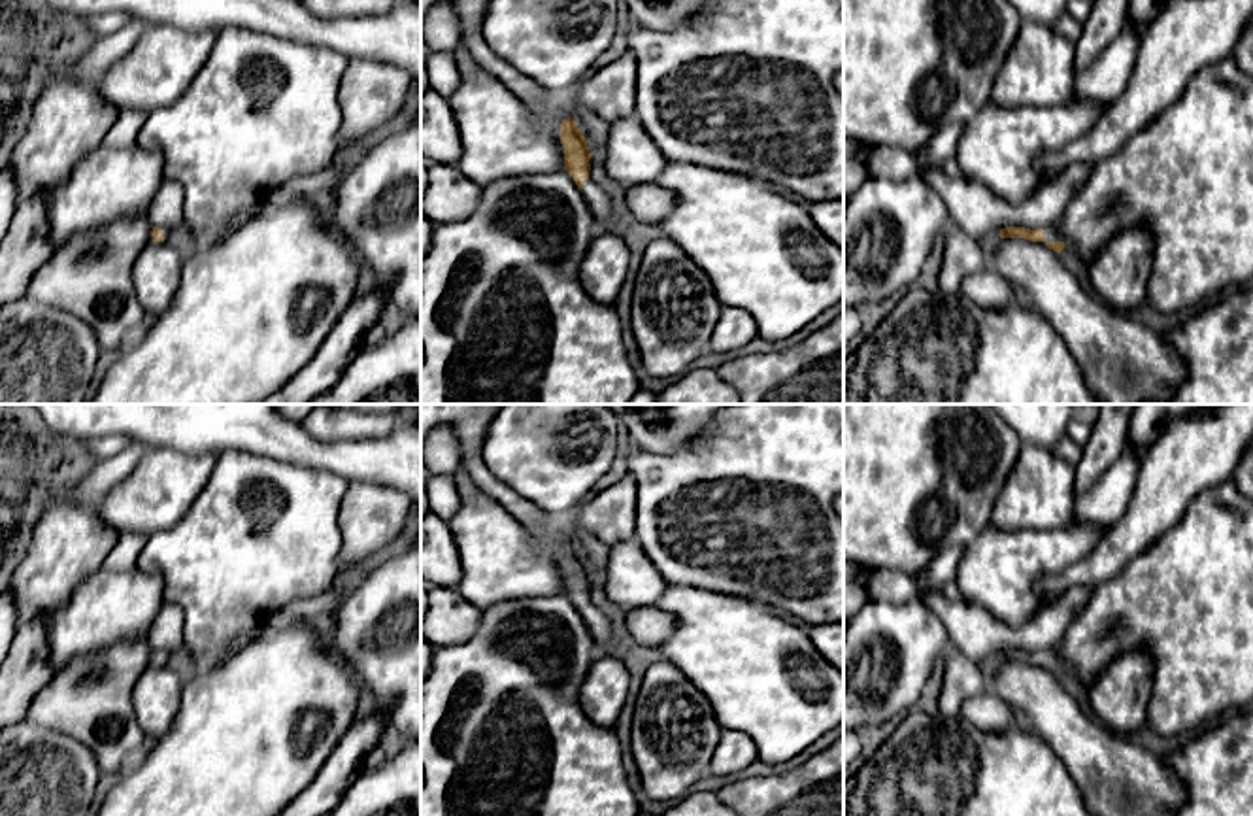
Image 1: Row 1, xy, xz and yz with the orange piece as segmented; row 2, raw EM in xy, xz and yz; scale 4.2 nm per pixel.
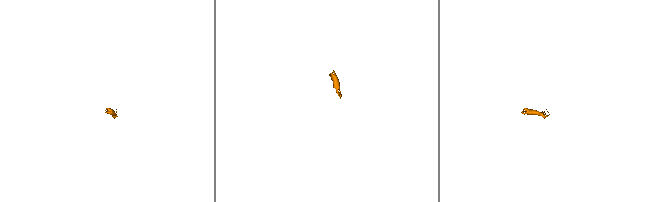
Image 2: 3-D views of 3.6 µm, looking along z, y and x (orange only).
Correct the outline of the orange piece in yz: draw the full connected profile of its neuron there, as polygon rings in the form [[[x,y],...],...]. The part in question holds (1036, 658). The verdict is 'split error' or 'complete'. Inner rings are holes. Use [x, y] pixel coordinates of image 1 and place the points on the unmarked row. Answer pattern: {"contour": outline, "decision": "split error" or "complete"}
{"contour": [[[1055,648],[1036,654],[1025,650],[1006,650],[1000,654],[1000,661],[1025,661],[1030,665],[1044,665],[1049,672],[1057,676],[1064,672],[1062,659],[1057,655]]], "decision": "split error"}

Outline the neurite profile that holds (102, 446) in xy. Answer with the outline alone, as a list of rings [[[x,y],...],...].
[[[108,434],[87,438],[85,446],[94,453],[98,461],[109,459],[125,450],[132,440],[123,434]]]

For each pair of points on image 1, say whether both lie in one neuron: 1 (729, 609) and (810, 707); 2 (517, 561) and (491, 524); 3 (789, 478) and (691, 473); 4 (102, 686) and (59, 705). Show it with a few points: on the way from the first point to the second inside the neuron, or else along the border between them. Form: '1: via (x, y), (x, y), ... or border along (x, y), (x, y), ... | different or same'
1: via (736, 633), (785, 682) | same
2: via (508, 552), (491, 533) | same
3: via (765, 478), (753, 478), (744, 473), (716, 473) | same
4: via (91, 696), (70, 703) | same

